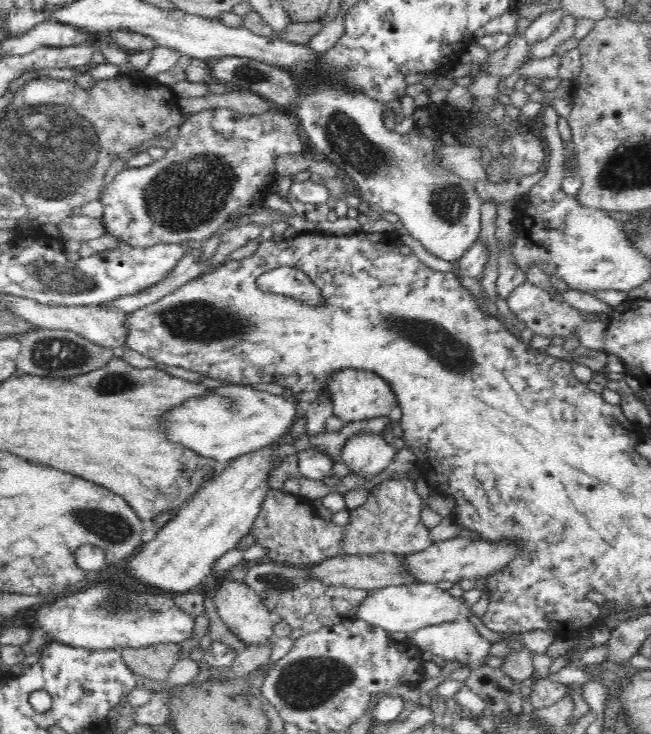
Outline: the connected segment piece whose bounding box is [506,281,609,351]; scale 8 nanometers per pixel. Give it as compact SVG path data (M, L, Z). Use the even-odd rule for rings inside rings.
M528 281L524 282L521 286L518 286L518 288L510 294L510 297L506 301L510 311L515 315L515 318L520 321L524 321L524 323L526 323L526 327L532 330L534 335L540 335L550 339L554 337L564 337L564 339L567 340L576 334L582 346L595 351L605 350L605 335L609 324L609 316L606 316L606 314L593 314L594 317L585 317L583 314L586 312L580 312L571 308L564 301L562 303L555 302L546 290L542 290L542 288L538 288L538 286L534 286L534 284L531 284Z

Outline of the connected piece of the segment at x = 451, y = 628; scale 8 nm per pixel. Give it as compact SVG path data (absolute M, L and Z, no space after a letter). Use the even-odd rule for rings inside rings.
M468 618L425 626L410 633L407 641L423 653L430 651L447 661L457 659L468 670L480 668L484 664L493 644L478 633Z

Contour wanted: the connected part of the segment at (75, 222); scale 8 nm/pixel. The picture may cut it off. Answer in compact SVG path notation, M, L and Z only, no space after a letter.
M82 214L78 216L70 215L58 222L57 225L62 238L71 247L75 247L85 240L100 238L106 231L102 218L92 218Z

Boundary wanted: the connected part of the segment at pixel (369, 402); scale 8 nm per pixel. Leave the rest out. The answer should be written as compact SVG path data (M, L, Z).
M344 368L344 370L334 372L330 376L330 380L326 382L326 388L324 389L324 392L329 391L329 398L333 400L333 415L336 415L345 423L376 417L388 417L391 411L399 406L392 387L382 377L370 371Z

